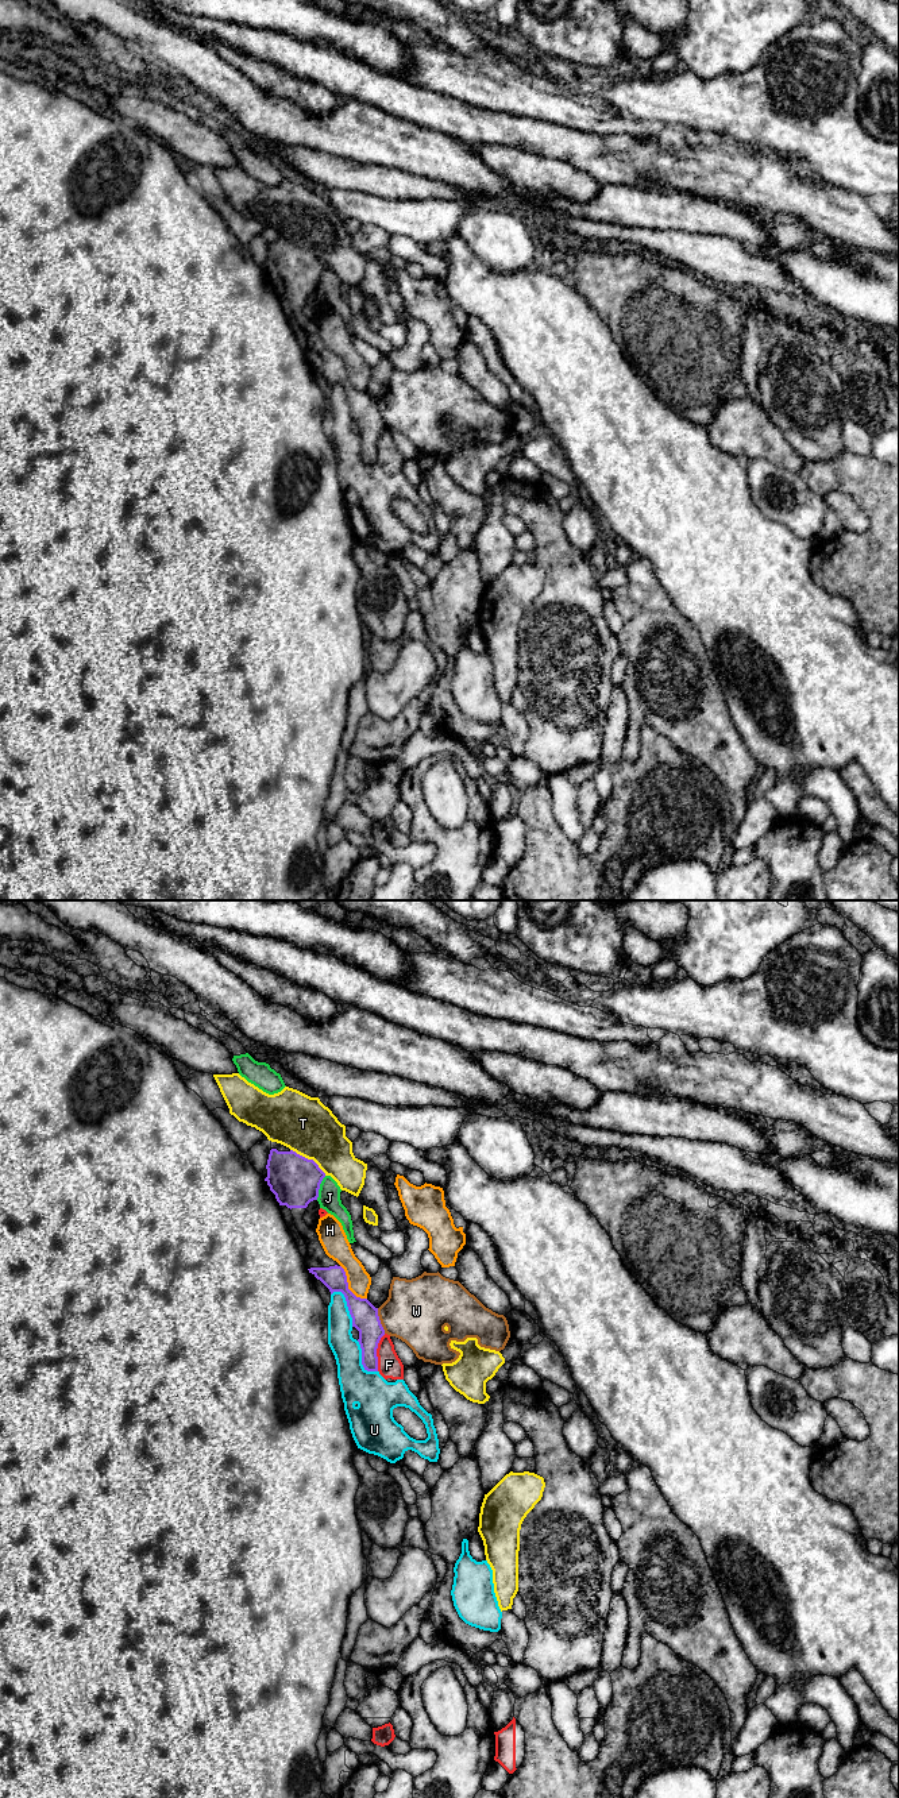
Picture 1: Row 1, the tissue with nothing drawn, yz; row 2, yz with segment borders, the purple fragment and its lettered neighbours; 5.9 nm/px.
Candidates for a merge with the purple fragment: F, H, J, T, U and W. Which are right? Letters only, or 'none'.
none

